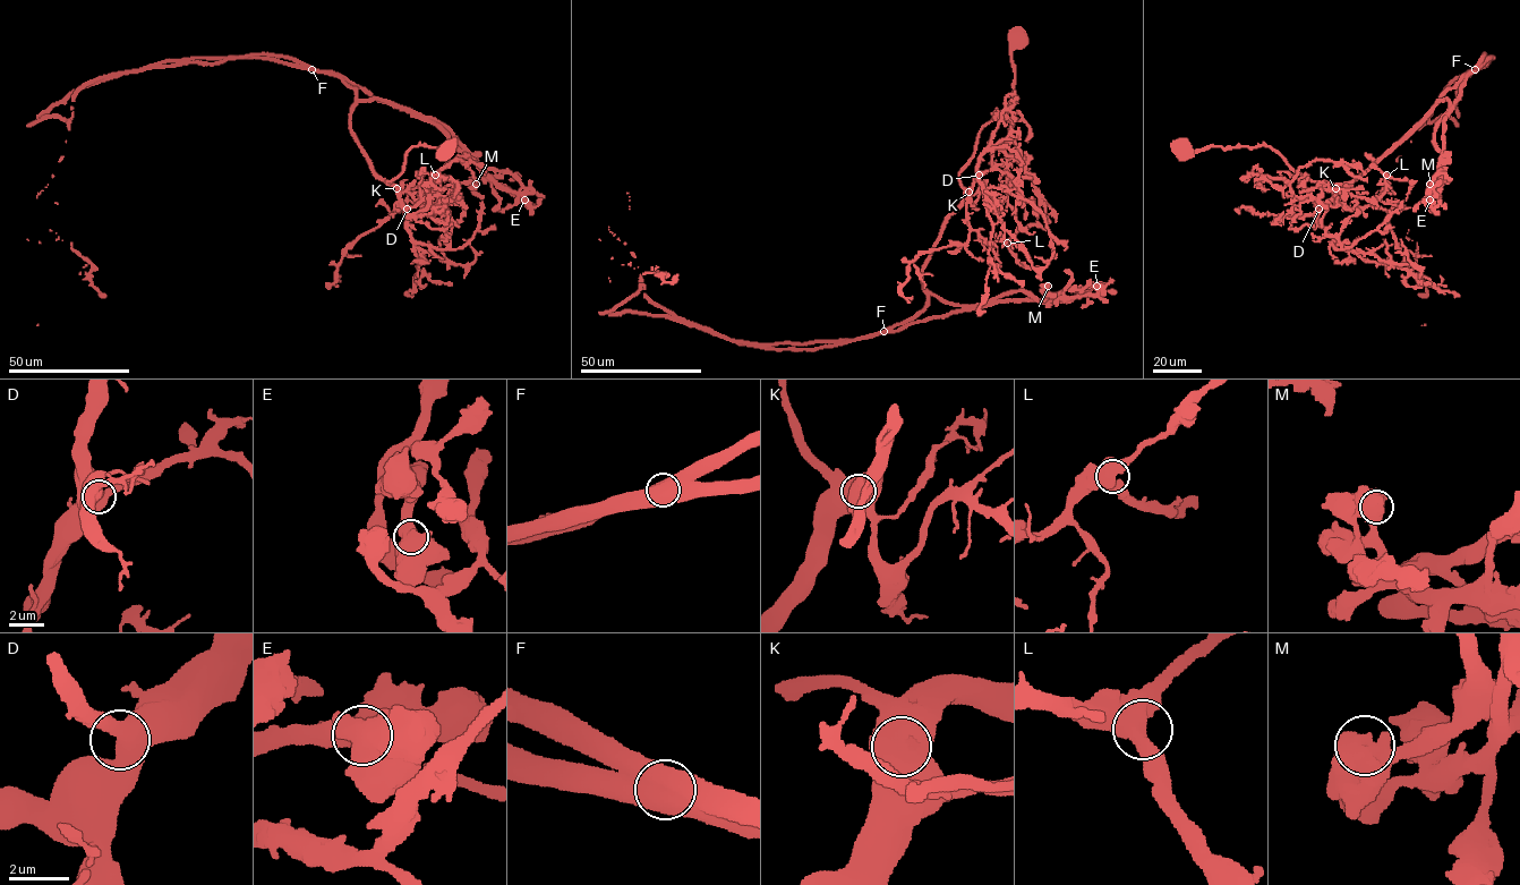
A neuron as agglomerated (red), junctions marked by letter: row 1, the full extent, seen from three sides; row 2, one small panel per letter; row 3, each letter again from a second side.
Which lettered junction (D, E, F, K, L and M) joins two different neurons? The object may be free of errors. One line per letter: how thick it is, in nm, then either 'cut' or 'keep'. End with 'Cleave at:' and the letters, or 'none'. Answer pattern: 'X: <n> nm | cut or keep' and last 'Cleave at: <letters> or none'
D: 550 nm | keep
E: 700 nm | keep
F: 800 nm | cut
K: 800 nm | keep
L: 600 nm | keep
M: 750 nm | keep
Cleave at: F

